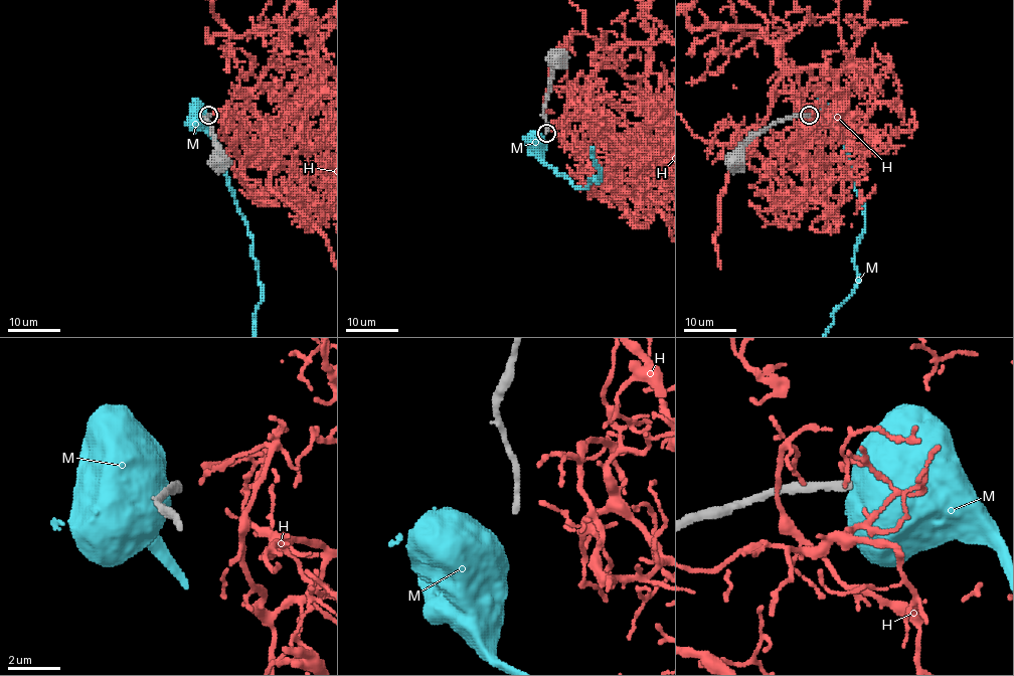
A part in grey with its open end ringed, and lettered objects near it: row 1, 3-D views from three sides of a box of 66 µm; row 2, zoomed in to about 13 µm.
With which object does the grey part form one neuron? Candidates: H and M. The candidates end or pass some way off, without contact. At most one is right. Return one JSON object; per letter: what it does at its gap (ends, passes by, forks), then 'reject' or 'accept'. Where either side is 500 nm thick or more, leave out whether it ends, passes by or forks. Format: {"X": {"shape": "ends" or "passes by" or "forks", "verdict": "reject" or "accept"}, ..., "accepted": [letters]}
{"H": {"shape": "passes by", "verdict": "reject"}, "M": {"verdict": "reject"}, "accepted": []}

